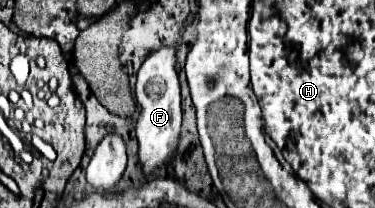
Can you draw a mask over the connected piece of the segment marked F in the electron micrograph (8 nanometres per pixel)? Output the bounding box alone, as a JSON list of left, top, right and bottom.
[135,46,181,172]

